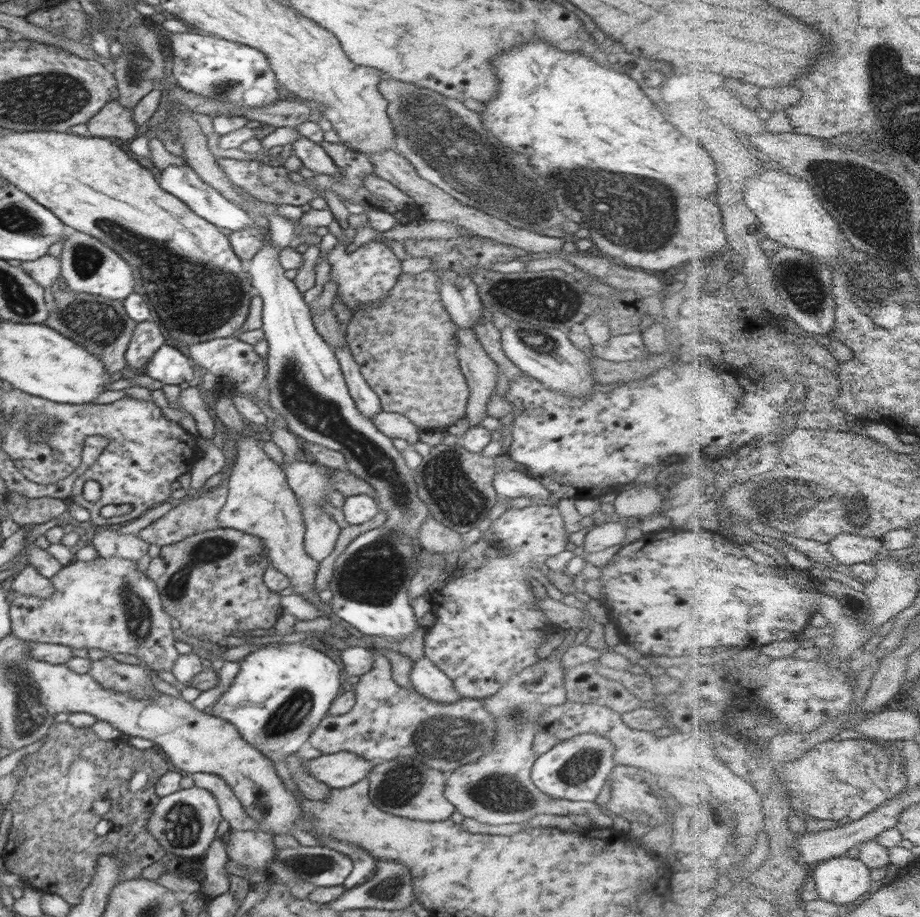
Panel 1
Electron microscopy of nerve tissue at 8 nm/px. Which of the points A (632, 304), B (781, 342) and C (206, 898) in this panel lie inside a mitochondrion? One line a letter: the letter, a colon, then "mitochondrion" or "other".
A: other
B: other
C: other

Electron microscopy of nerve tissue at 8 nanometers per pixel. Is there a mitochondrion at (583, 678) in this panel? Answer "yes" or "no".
no

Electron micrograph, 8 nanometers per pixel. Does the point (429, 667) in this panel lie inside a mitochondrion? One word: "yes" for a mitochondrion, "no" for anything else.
no

